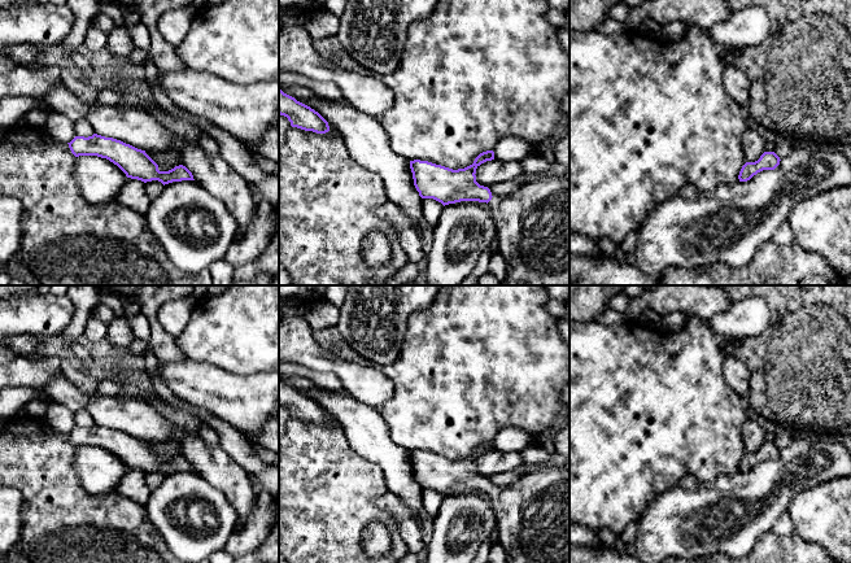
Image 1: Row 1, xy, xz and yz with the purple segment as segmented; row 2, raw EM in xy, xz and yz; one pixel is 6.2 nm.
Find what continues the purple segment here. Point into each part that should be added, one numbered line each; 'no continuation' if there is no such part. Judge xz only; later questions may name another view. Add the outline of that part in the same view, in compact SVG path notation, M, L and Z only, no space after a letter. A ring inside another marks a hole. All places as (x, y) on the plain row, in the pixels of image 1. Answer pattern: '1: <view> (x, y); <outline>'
1: xz (532, 513); M569 464L527 473L507 486L492 488L486 499L497 518L498 544L503 547L506 563L569 563Z

